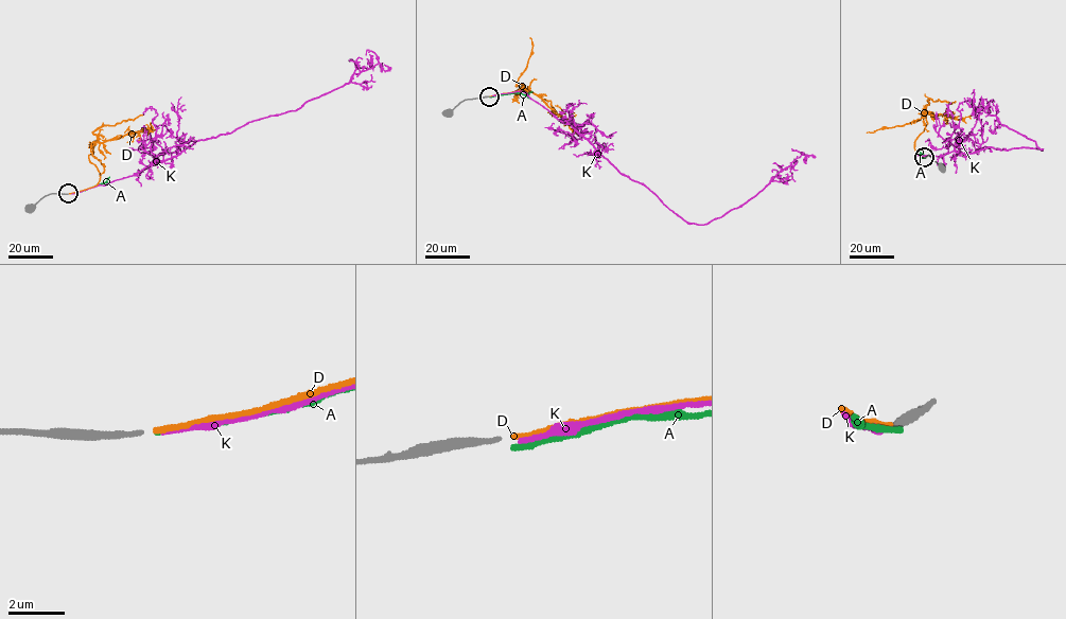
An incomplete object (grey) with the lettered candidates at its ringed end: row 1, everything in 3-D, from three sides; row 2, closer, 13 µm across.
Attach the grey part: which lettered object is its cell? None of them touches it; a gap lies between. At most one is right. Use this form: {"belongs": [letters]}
{"belongs": []}

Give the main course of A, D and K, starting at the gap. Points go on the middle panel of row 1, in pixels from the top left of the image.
A: (489, 96), (518, 92), (526, 94), (531, 91)
D: (489, 96), (517, 91), (523, 86), (512, 92), (523, 89), (537, 94), (565, 120), (574, 131), (572, 140)
K: (490, 96), (524, 91), (619, 173), (698, 225), (755, 196), (803, 154), (791, 148)

